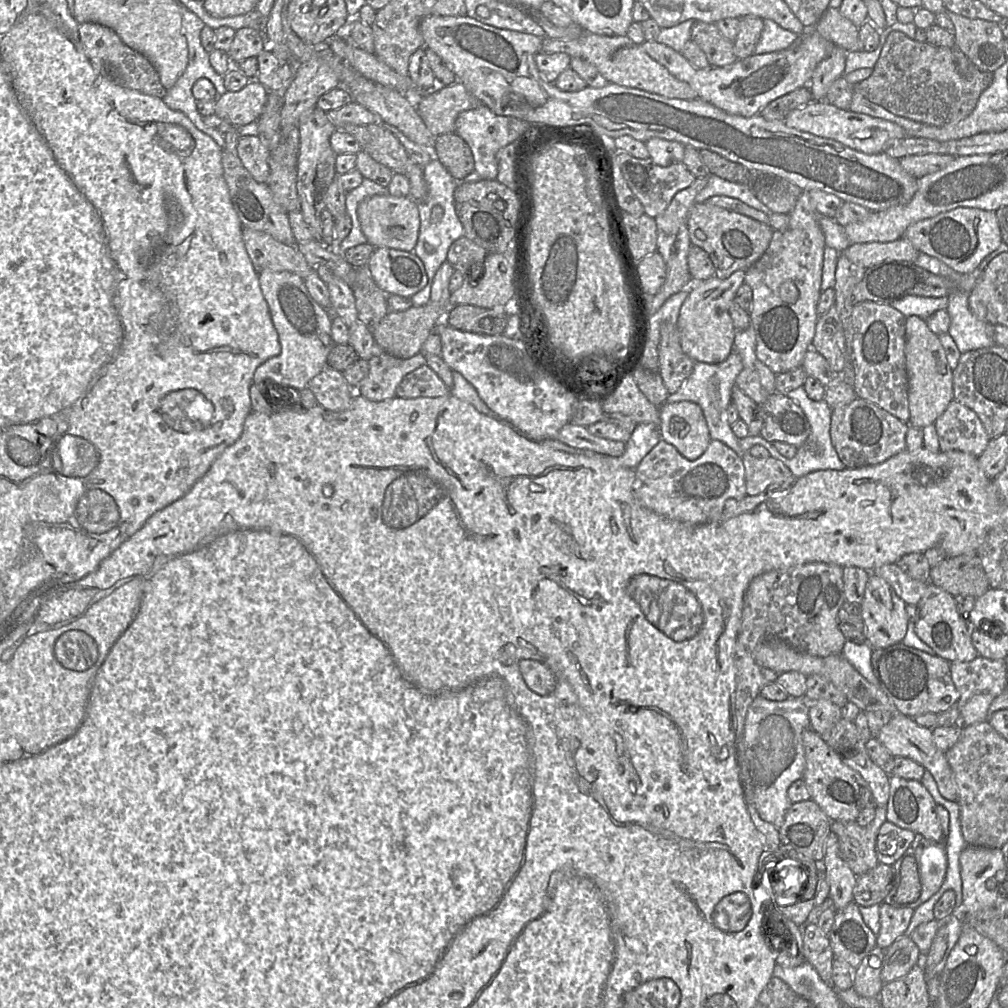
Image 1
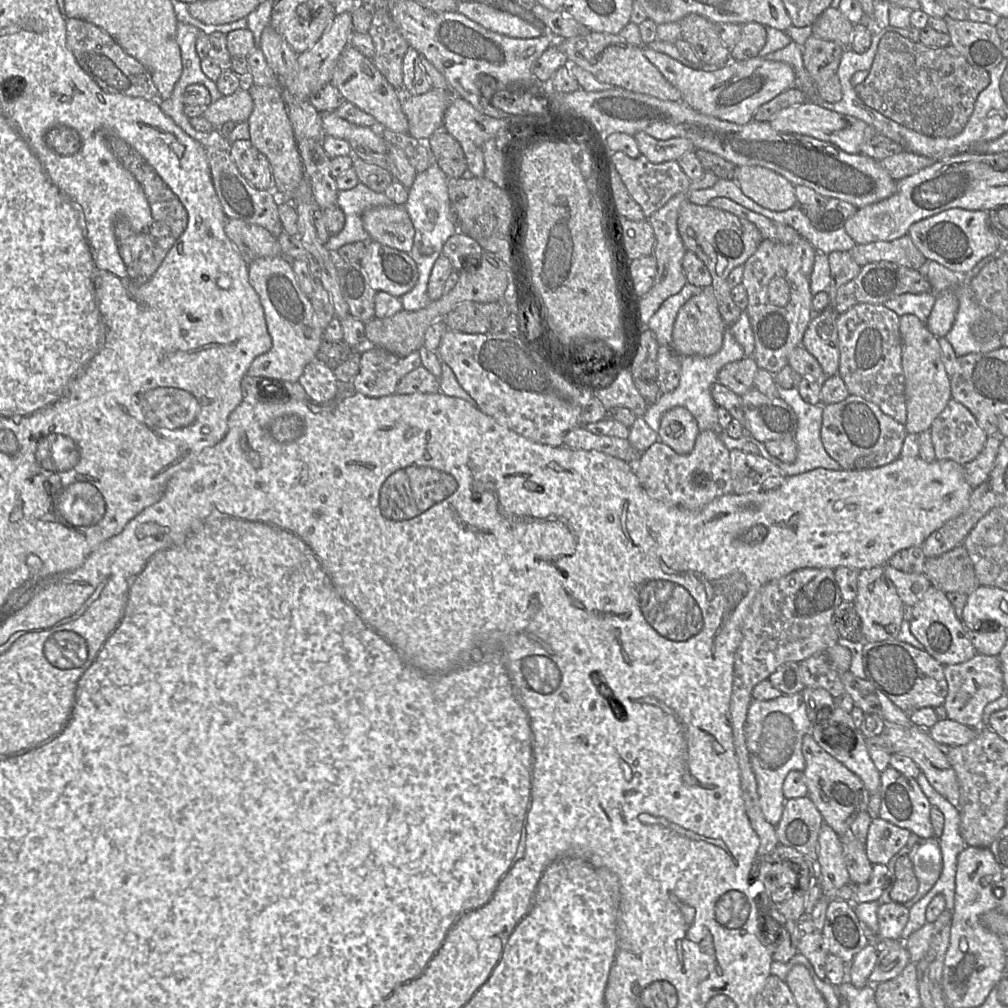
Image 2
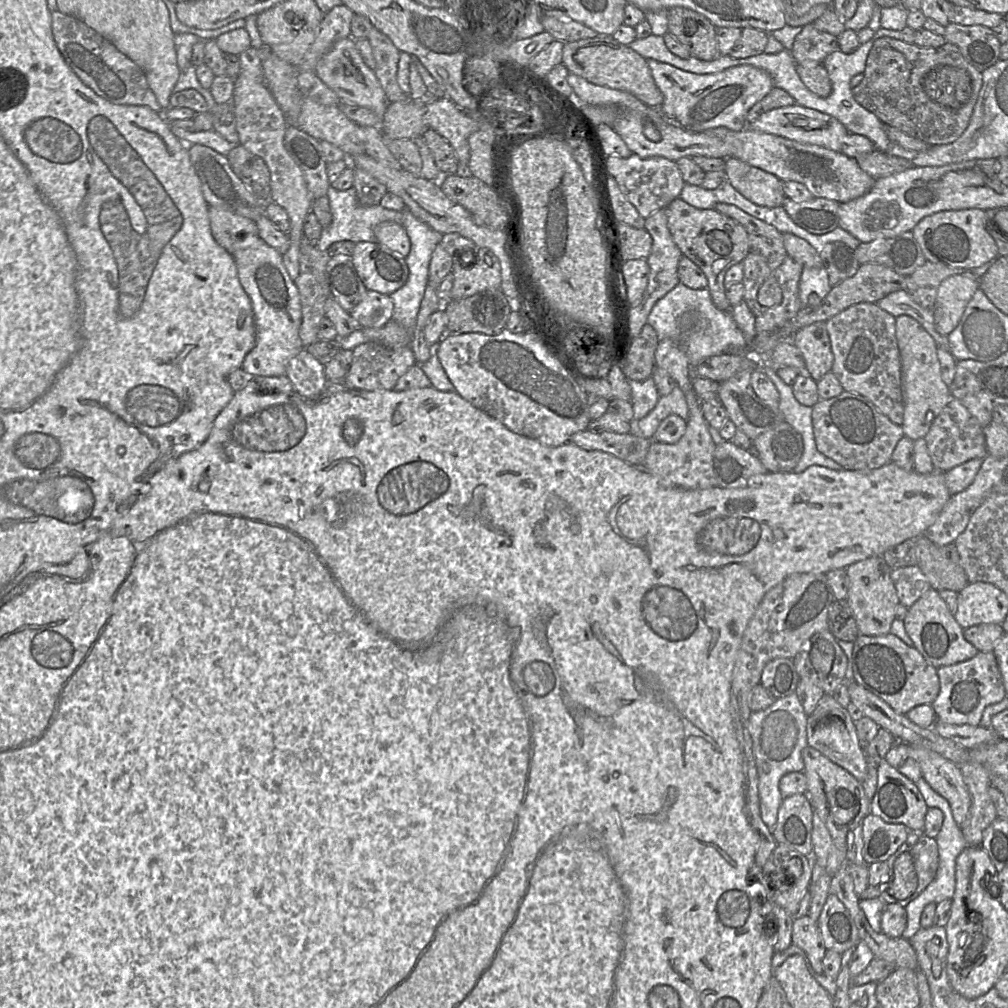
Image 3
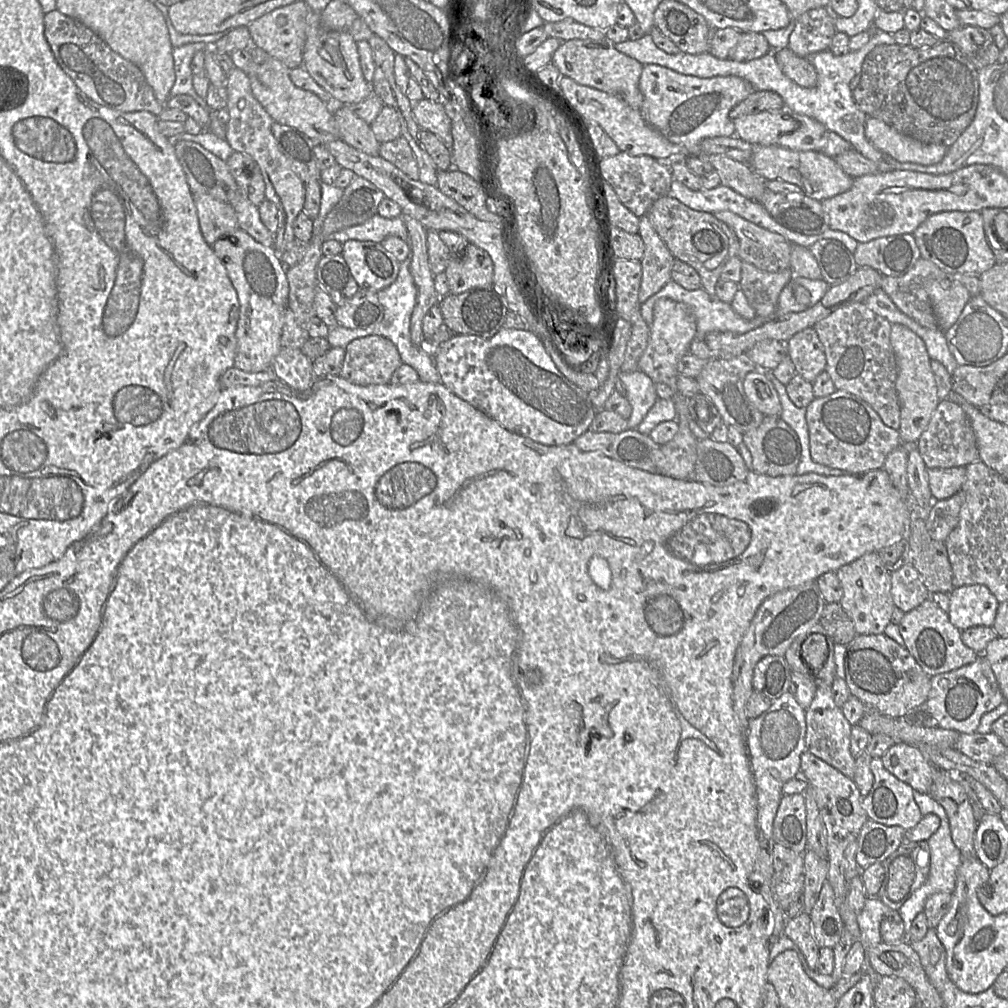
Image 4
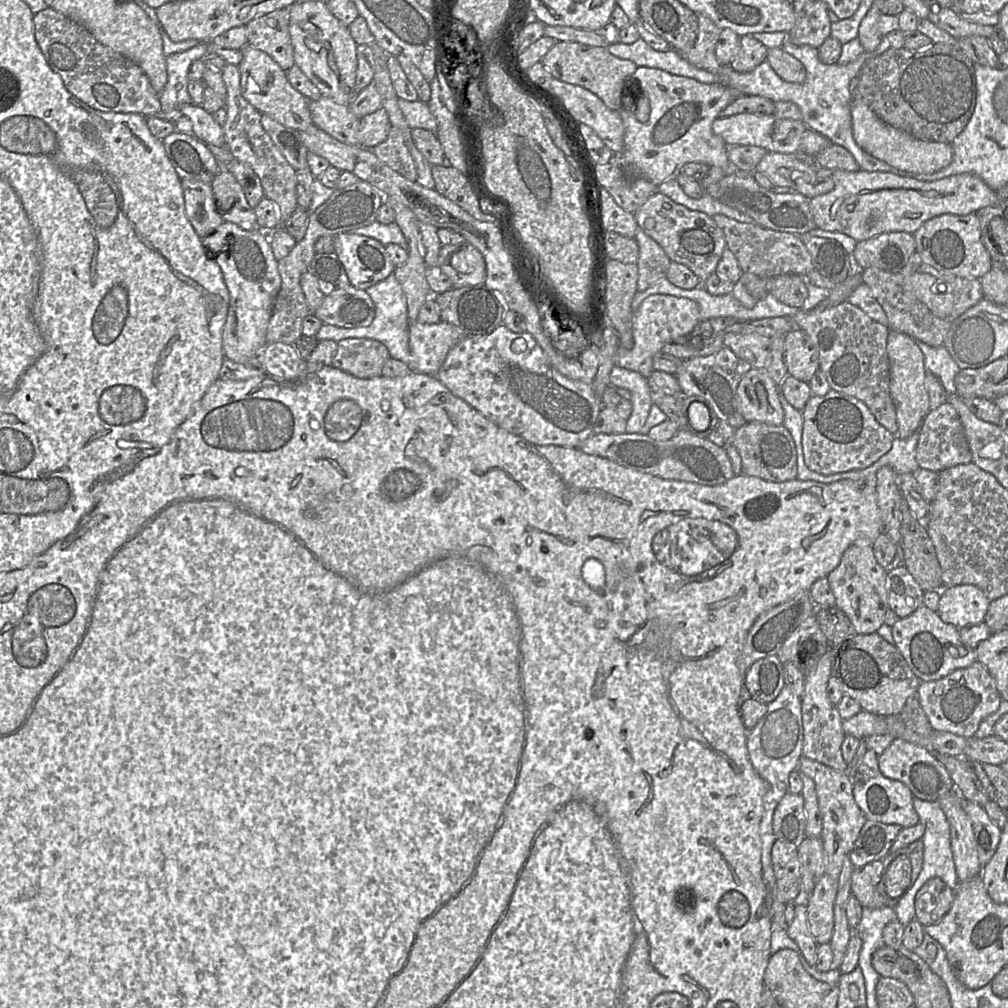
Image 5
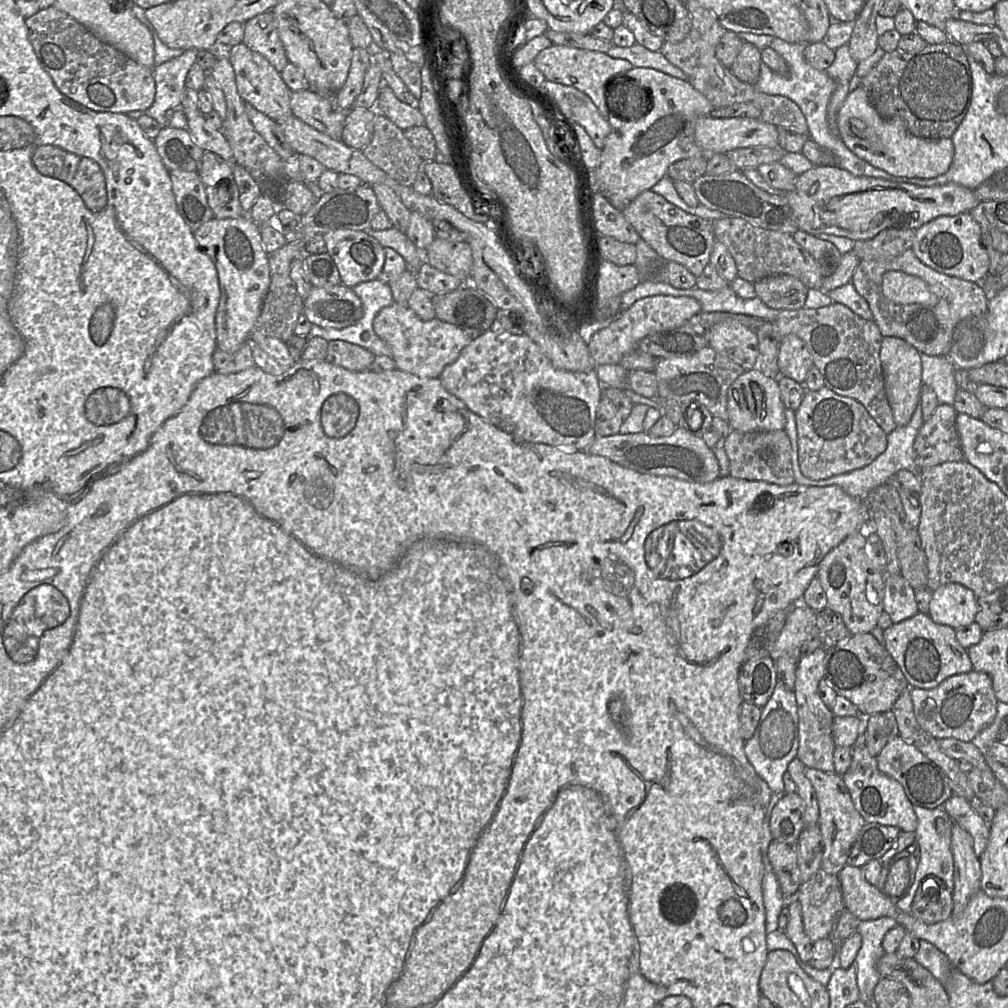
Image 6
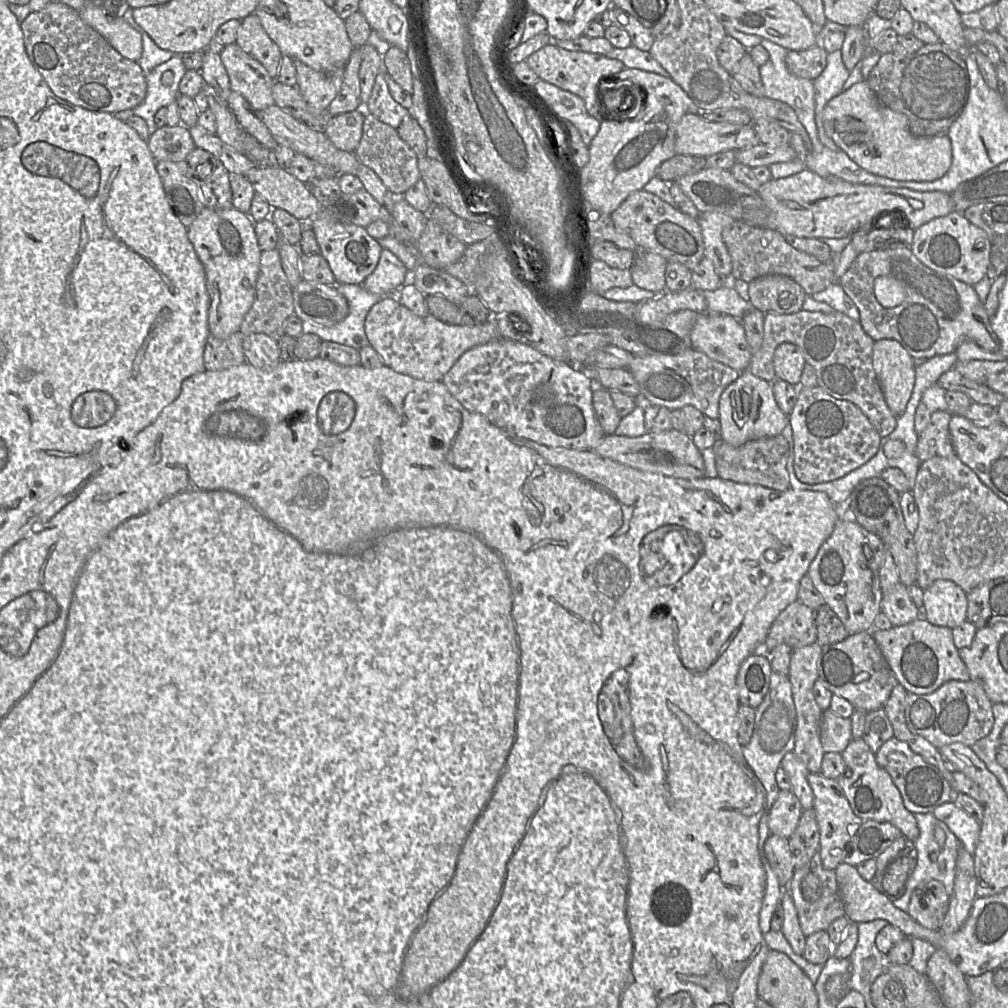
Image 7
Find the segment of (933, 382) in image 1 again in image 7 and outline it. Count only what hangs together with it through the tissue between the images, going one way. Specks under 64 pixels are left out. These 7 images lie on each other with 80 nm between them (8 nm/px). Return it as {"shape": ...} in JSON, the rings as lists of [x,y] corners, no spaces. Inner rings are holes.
{"shape":[[[896,340],[874,342],[872,363],[887,405],[899,417],[915,385],[915,359]]]}

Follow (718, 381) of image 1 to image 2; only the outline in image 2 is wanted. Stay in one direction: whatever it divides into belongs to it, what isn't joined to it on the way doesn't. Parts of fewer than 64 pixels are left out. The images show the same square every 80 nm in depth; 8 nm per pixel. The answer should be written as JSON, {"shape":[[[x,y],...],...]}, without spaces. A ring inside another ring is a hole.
{"shape":[[[727,326],[723,336],[722,347],[716,354],[708,357],[698,355],[680,356],[681,375],[678,386],[670,393],[662,393],[655,403],[649,404],[647,411],[642,416],[643,420],[652,430],[658,432],[664,413],[674,407],[681,406],[690,411],[697,421],[700,431],[712,430],[718,435],[723,434],[724,431],[718,422],[718,406],[712,398],[711,388],[717,382],[719,371],[726,364],[739,361],[744,357],[743,349],[732,335],[730,326]]]}

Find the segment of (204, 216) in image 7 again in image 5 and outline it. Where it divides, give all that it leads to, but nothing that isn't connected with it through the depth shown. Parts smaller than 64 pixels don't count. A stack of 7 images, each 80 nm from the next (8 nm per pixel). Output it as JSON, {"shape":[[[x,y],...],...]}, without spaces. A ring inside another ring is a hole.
{"shape":[[[223,222],[201,240],[207,253],[220,267],[229,291],[229,309],[222,330],[224,355],[235,362],[257,357],[268,343],[267,328],[281,288],[278,261],[269,239],[265,232],[248,231],[234,223]]]}

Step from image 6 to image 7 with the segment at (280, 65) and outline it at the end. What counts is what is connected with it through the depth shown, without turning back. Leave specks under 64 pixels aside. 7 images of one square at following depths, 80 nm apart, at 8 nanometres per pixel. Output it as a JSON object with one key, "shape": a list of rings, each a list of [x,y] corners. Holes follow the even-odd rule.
{"shape":[[[251,14],[241,20],[235,44],[259,61],[268,74],[276,79],[283,54],[264,30],[258,16]]]}

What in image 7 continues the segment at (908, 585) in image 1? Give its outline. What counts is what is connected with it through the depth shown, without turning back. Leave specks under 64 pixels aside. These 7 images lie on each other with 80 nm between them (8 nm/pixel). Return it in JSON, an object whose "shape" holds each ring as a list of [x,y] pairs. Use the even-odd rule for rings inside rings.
{"shape":[[[900,582],[883,595],[881,611],[894,627],[903,626],[921,617],[920,610],[909,596],[908,587]]]}

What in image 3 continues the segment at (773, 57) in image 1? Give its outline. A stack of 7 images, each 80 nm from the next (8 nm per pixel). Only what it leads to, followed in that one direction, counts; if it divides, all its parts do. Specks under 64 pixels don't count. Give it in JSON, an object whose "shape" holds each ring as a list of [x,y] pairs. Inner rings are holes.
{"shape":[[[648,59],[647,63],[663,95],[659,109],[667,118],[691,132],[702,133],[718,127],[733,131],[745,129],[748,111],[774,88],[772,78],[765,70],[750,65],[740,65],[714,74],[694,74],[654,59]]]}

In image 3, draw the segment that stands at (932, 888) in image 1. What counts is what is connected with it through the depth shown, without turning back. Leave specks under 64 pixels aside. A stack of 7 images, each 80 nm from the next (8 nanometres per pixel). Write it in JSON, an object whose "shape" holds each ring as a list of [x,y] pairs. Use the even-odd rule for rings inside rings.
{"shape":[[[910,832],[907,840],[897,849],[894,856],[909,852],[913,858],[918,886],[910,899],[915,899],[934,880],[938,868],[938,846],[934,838],[922,833]]]}

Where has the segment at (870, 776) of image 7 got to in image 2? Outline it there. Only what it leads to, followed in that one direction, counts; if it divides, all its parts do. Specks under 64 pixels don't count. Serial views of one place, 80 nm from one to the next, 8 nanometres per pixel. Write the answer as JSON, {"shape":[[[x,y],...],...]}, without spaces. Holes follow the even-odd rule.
{"shape":[[[891,766],[881,772],[879,817],[921,838],[933,838],[931,804],[914,778]]]}

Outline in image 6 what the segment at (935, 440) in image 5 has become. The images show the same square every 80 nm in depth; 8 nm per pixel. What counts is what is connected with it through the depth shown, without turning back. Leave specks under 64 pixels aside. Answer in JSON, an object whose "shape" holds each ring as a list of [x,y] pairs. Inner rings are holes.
{"shape":[[[939,404],[931,417],[923,422],[913,445],[917,471],[945,462],[964,460],[956,426],[957,414],[953,405]]]}

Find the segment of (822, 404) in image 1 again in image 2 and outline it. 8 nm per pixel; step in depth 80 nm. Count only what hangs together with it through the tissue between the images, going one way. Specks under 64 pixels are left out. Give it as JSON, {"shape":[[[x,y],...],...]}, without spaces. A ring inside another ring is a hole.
{"shape":[[[777,386],[777,391],[778,391],[778,396],[783,401],[785,401],[794,410],[794,412],[797,415],[798,426],[794,437],[797,445],[796,460],[793,463],[784,463],[780,461],[776,457],[769,454],[763,442],[756,440],[747,433],[746,435],[738,439],[731,439],[727,437],[725,434],[722,434],[722,440],[724,440],[726,447],[729,450],[732,449],[742,450],[743,445],[746,442],[751,441],[759,448],[760,456],[763,456],[765,459],[769,460],[770,462],[778,466],[782,470],[785,476],[794,476],[816,468],[825,468],[825,469],[837,470],[837,471],[842,470],[841,465],[828,455],[821,441],[820,431],[821,431],[822,414],[823,414],[822,403],[817,405],[806,403],[800,396],[797,388],[784,389],[780,386]]]}

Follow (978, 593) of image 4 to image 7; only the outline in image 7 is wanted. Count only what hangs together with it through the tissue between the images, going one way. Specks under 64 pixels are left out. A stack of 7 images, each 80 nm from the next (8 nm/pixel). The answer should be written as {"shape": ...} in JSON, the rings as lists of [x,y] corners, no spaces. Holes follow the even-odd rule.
{"shape":[[[936,580],[924,590],[922,617],[951,629],[967,620],[967,593],[951,580]]]}

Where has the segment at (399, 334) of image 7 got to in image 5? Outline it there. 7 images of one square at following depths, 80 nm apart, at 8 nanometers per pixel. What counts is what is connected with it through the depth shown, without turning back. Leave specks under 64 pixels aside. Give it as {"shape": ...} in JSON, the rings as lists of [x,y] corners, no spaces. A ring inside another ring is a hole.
{"shape":[[[443,321],[437,324],[411,322],[408,330],[411,370],[426,375],[436,375],[451,348],[465,337],[460,328]]]}

